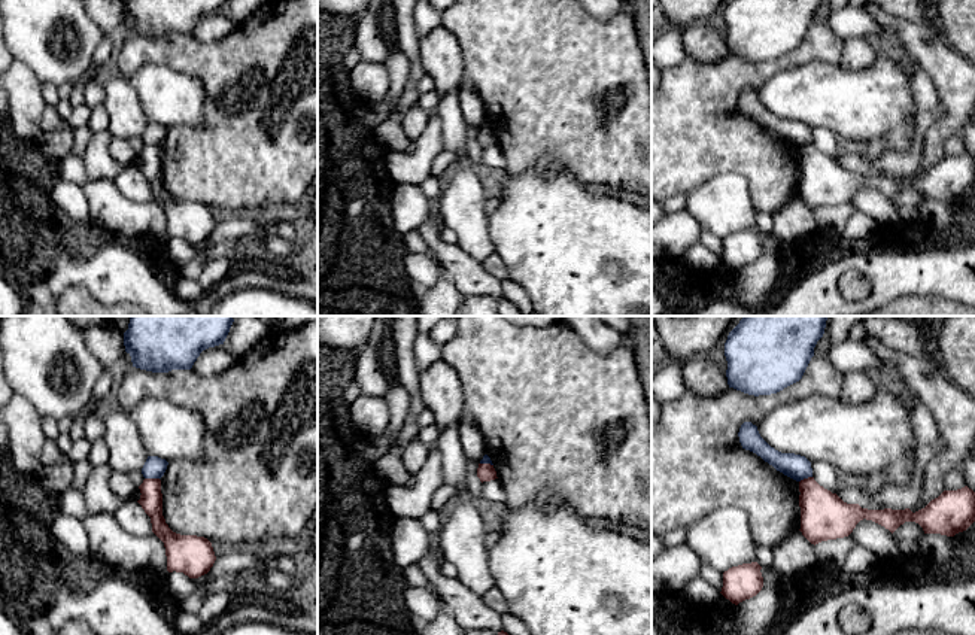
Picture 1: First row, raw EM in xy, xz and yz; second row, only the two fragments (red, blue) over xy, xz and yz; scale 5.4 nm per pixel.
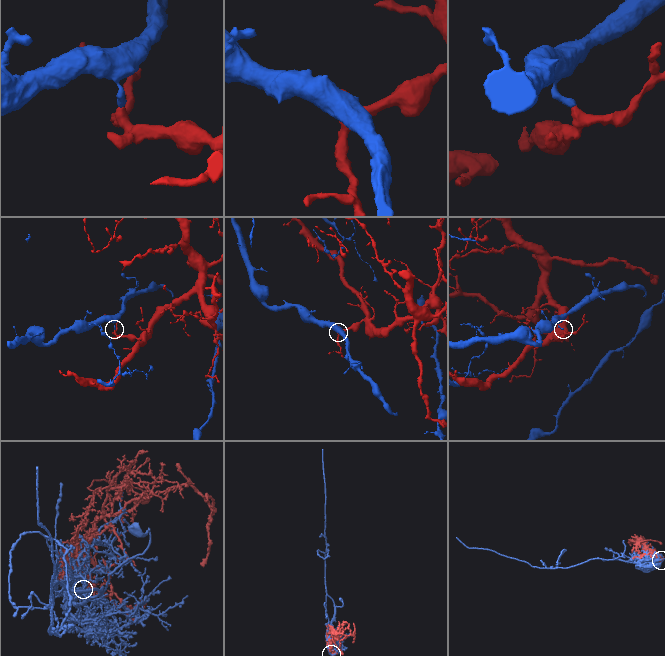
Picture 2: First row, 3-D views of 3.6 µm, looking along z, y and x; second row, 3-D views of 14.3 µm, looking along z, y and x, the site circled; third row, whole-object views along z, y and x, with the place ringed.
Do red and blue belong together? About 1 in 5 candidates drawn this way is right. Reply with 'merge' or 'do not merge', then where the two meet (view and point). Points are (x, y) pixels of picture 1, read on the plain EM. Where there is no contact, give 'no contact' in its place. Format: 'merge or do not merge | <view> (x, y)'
do not merge | xy (152, 145)

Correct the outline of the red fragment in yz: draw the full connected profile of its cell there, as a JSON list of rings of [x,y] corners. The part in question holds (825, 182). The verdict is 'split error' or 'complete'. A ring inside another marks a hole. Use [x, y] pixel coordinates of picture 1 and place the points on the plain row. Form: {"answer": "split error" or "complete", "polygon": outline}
{"answer": "complete", "polygon": [[[814,143],[801,146],[799,158],[799,197],[814,212],[821,207],[848,203],[863,185],[884,192],[892,200],[905,188],[915,188],[923,194],[924,200],[941,200],[947,203],[954,203],[956,200],[966,197],[975,188],[975,158],[968,152],[957,157],[944,157],[938,164],[932,165],[924,174],[915,179],[909,174],[868,176],[862,174],[859,170],[847,170],[836,159],[820,152]]]}

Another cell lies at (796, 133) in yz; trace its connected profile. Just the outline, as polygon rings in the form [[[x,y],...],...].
[[[751,88],[741,91],[738,103],[742,115],[756,119],[784,142],[796,148],[812,143],[811,128],[805,122],[775,116],[760,103],[757,92]]]

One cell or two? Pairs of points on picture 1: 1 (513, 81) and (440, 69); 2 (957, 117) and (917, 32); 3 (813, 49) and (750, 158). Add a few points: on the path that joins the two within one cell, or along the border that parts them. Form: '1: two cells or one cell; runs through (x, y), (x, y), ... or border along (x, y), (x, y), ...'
1: two cells; border along (456, 39), (462, 57), (461, 85)
2: one cell; runs through (957, 96), (957, 81), (932, 52)
3: one cell; runs through (775, 66), (746, 75), (720, 100), (720, 121)

